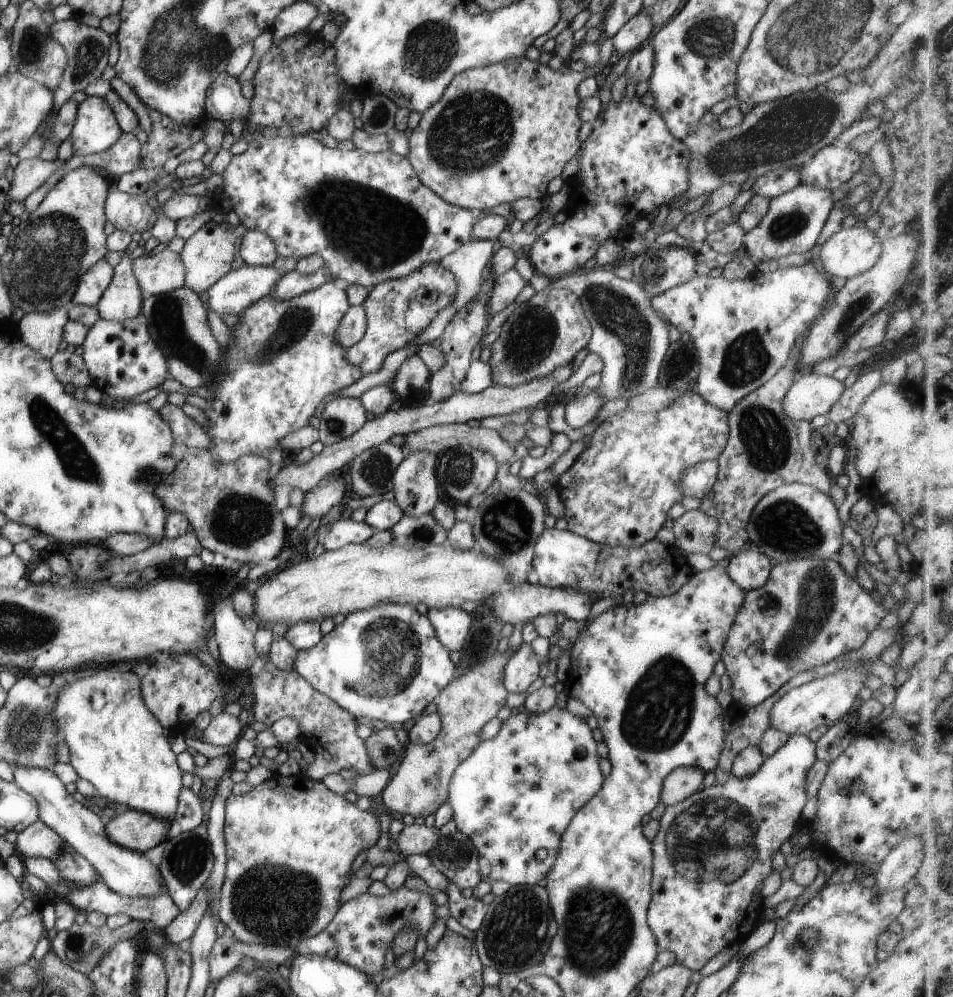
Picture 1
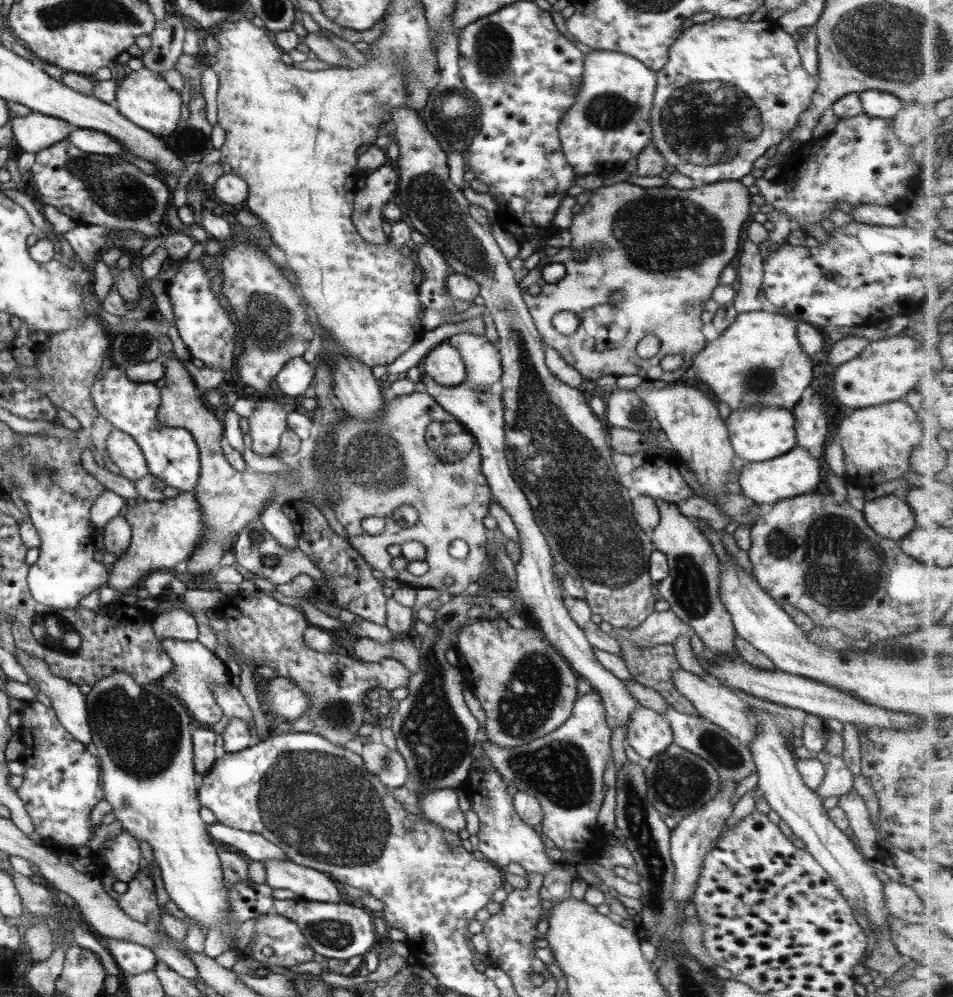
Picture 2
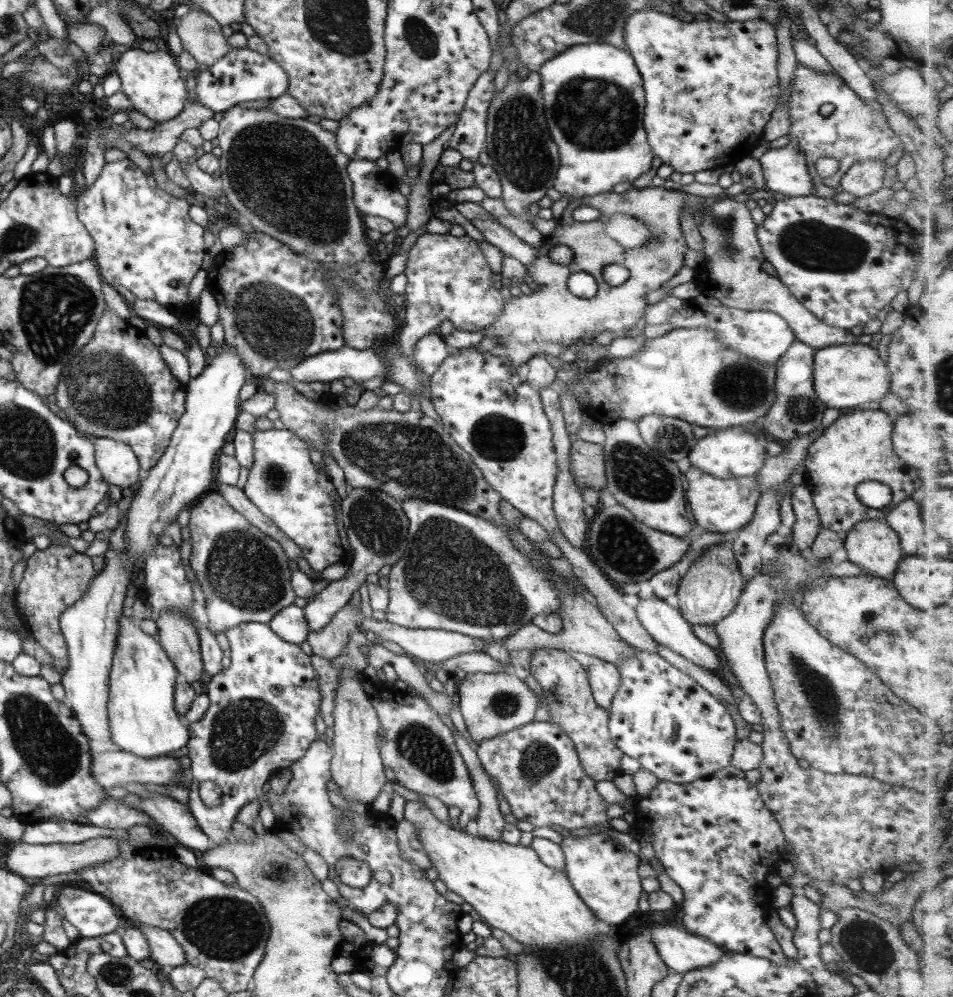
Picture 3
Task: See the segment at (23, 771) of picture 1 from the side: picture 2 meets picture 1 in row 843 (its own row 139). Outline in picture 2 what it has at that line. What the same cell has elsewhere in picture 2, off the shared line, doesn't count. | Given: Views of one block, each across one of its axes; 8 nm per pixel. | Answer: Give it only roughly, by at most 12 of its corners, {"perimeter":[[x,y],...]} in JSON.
{"perimeter":[[74,128],[68,140],[88,154],[128,152],[104,132]]}

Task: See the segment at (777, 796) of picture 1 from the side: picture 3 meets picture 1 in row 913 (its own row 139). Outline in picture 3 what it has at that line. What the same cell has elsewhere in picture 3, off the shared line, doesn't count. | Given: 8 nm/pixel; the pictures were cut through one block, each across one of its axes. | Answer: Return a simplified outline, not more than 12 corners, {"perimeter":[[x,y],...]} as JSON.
{"perimeter":[[764,18],[624,24],[656,158],[760,145],[781,92]]}

